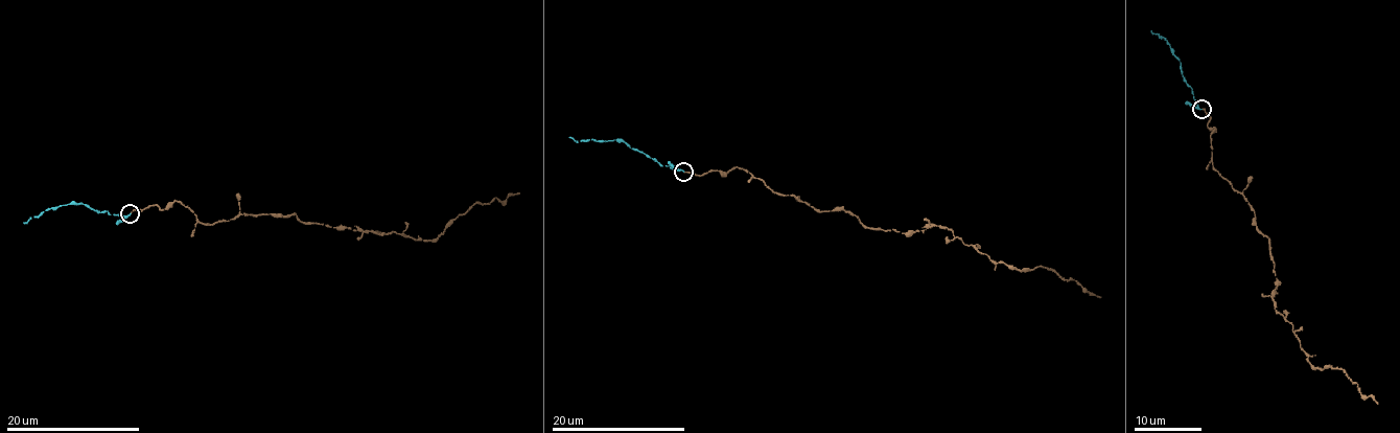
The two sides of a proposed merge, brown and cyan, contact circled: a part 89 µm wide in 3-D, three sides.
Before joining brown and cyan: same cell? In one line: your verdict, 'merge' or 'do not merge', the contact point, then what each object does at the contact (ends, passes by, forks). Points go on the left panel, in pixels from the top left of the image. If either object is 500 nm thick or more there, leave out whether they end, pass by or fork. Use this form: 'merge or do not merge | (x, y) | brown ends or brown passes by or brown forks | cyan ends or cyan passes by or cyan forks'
merge | (130, 213) | brown ends | cyan ends

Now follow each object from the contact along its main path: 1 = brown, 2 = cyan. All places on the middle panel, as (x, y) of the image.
1: (684, 172), (738, 167), (821, 211), (844, 209), (868, 228), (947, 227), (993, 260), (1051, 269), (1101, 297)
2: (683, 172), (673, 171), (615, 139), (577, 141), (568, 137)

